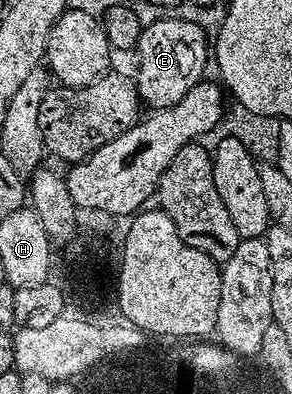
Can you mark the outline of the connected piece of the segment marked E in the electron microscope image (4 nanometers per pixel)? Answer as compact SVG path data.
M167 16L155 22L147 21L142 27L142 35L136 43L138 54L138 78L136 89L139 99L154 110L164 110L174 106L190 91L197 82L203 81L208 66L207 31L195 22Z

